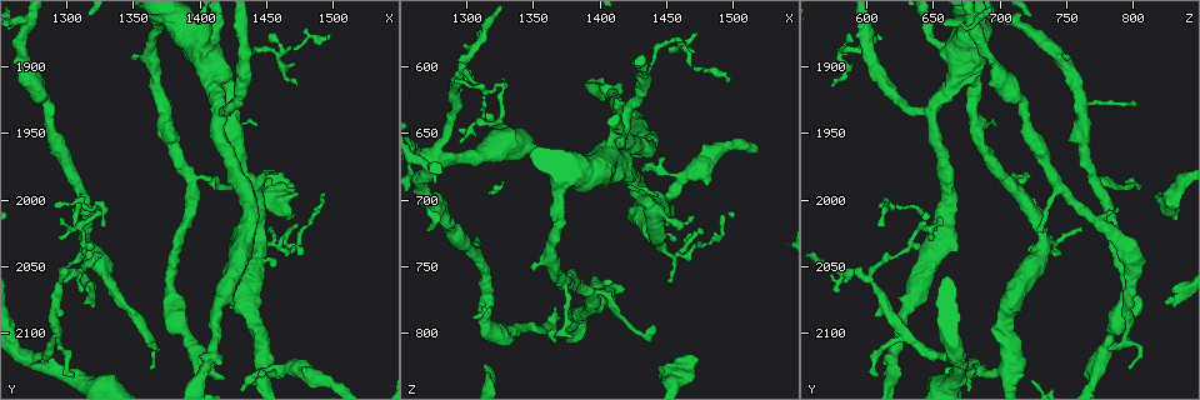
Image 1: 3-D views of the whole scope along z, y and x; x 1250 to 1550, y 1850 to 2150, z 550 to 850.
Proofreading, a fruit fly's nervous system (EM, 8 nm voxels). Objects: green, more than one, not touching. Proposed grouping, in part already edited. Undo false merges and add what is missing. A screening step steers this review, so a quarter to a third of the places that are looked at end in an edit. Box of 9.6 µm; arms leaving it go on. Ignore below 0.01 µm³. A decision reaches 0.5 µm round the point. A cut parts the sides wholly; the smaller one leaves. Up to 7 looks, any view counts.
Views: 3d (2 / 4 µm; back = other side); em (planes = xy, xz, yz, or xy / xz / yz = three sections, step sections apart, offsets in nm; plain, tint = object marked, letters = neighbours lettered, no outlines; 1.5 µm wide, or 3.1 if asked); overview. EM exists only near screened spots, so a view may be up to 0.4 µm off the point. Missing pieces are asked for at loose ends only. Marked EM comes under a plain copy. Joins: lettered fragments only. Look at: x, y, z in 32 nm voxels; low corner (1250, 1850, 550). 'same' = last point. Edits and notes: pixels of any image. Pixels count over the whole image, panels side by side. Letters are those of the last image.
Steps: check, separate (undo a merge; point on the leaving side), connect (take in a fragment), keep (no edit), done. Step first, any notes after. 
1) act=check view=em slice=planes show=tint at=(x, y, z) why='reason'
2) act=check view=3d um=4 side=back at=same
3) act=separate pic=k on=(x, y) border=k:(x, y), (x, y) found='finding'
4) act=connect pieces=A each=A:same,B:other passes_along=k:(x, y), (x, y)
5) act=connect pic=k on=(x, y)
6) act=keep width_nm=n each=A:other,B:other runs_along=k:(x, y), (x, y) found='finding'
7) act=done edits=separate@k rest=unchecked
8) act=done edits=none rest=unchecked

act=check view=em slice=yz step=4 show=letters at=(1312, 2078, 826) why='branch stops here'

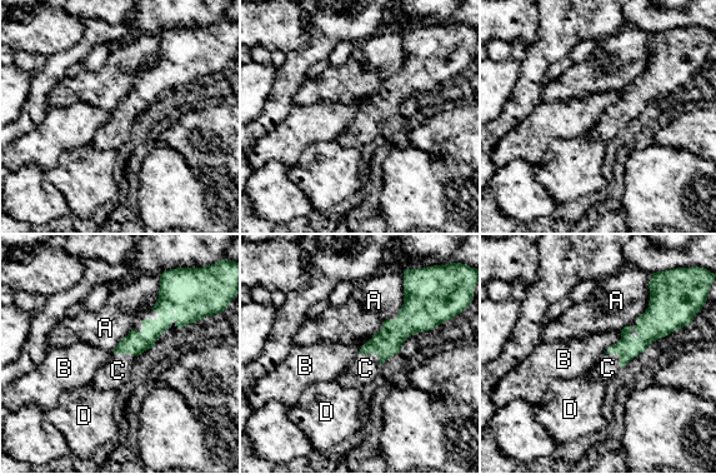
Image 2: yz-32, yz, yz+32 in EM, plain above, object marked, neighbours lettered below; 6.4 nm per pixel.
act=check view=em slice=planes show=letters at=same

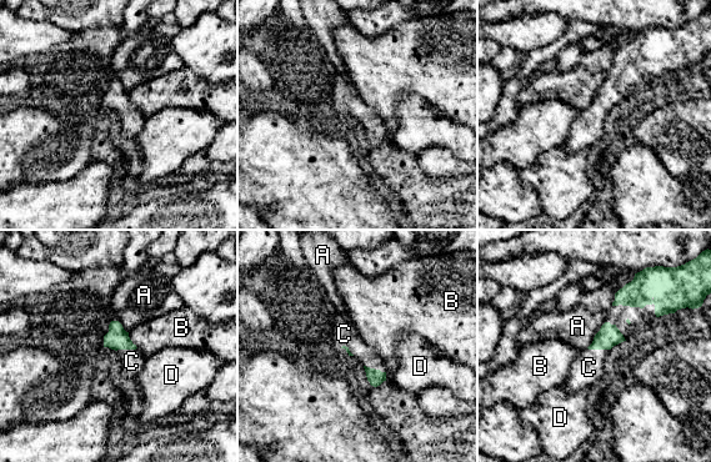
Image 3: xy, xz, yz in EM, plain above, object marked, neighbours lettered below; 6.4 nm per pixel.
act=connect pieces=C each=A:other,B:other,C:same,D:other found='the neuron continues'

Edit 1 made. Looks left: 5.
act=check view=overview

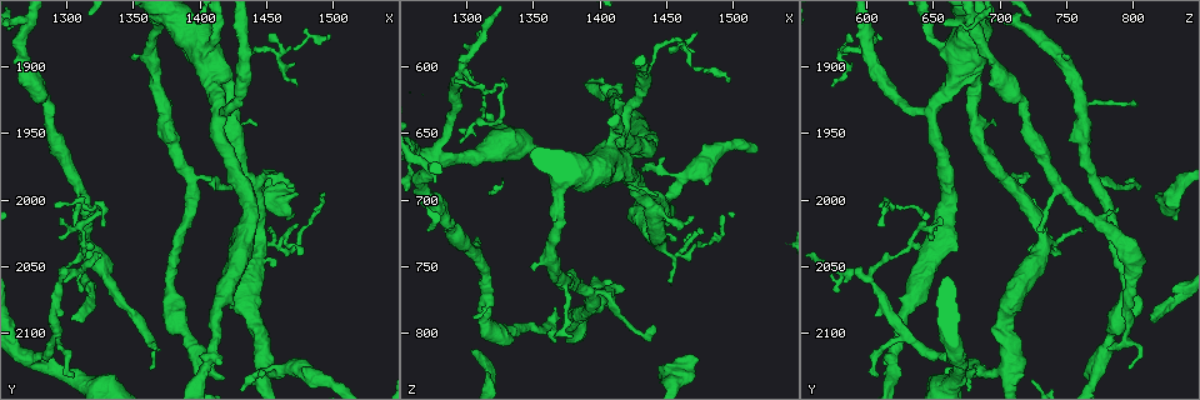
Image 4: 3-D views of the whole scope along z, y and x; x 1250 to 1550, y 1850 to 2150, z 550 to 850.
act=check view=em slice=planes show=letters at=(1310, 2068, 578) why='thin end'

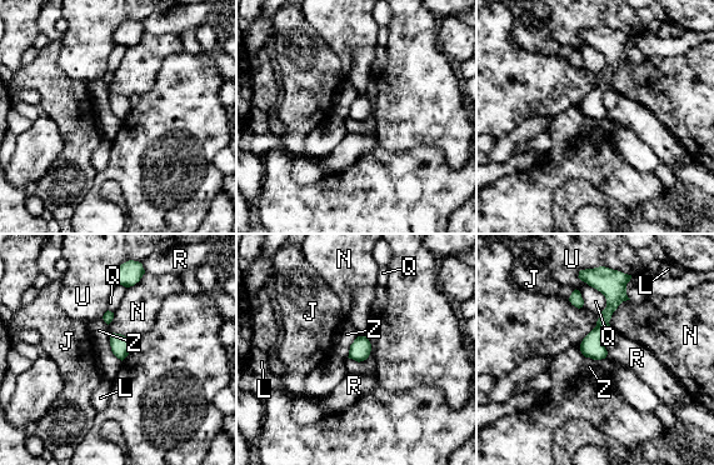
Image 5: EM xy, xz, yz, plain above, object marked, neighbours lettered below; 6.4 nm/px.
act=keep each=J:other,L:other,N:other,Q:other,R:other,U:other,Z:other border=5:(109, 333), (110, 350), (121, 361) found='none of them fits'

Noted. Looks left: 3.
act=check view=3d um=4 side=back at=(1374, 1928, 802) why='free end'

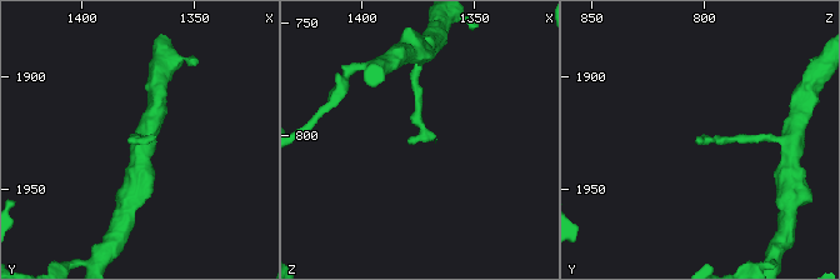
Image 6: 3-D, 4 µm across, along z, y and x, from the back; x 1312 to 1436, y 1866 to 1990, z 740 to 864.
act=check view=em slice=yz step=4 show=tint at=(1375, 1928, 803)

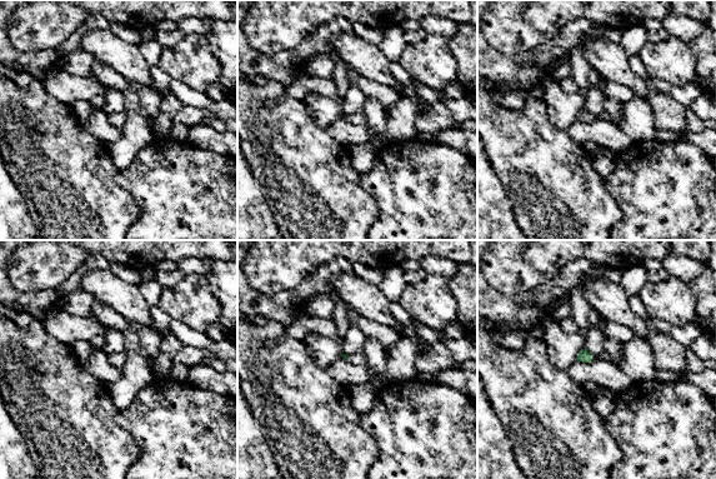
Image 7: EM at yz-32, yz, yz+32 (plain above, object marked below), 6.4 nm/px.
act=check view=em slice=planes show=letters at=same

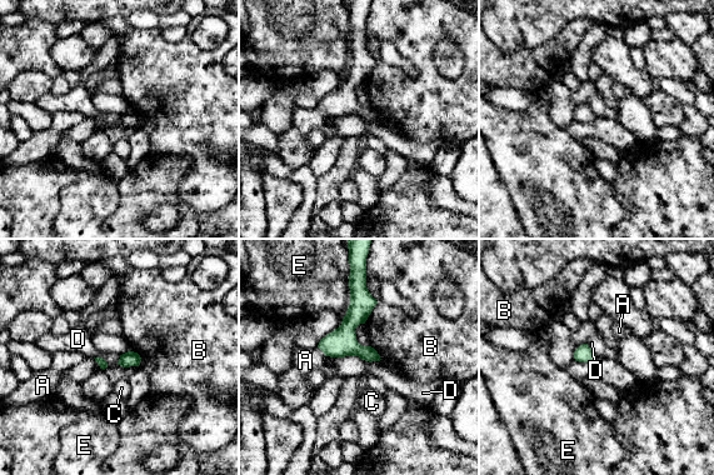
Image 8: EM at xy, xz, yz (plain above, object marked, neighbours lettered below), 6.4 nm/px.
act=connect pieces=A each=A:same,B:other,C:other,D:other,E:other passes_along=8:(340, 343), (321, 350), (305, 360) found='the neuron continues'

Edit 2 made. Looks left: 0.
act=done edits=connect@3,connect@8 rest=unchecked

